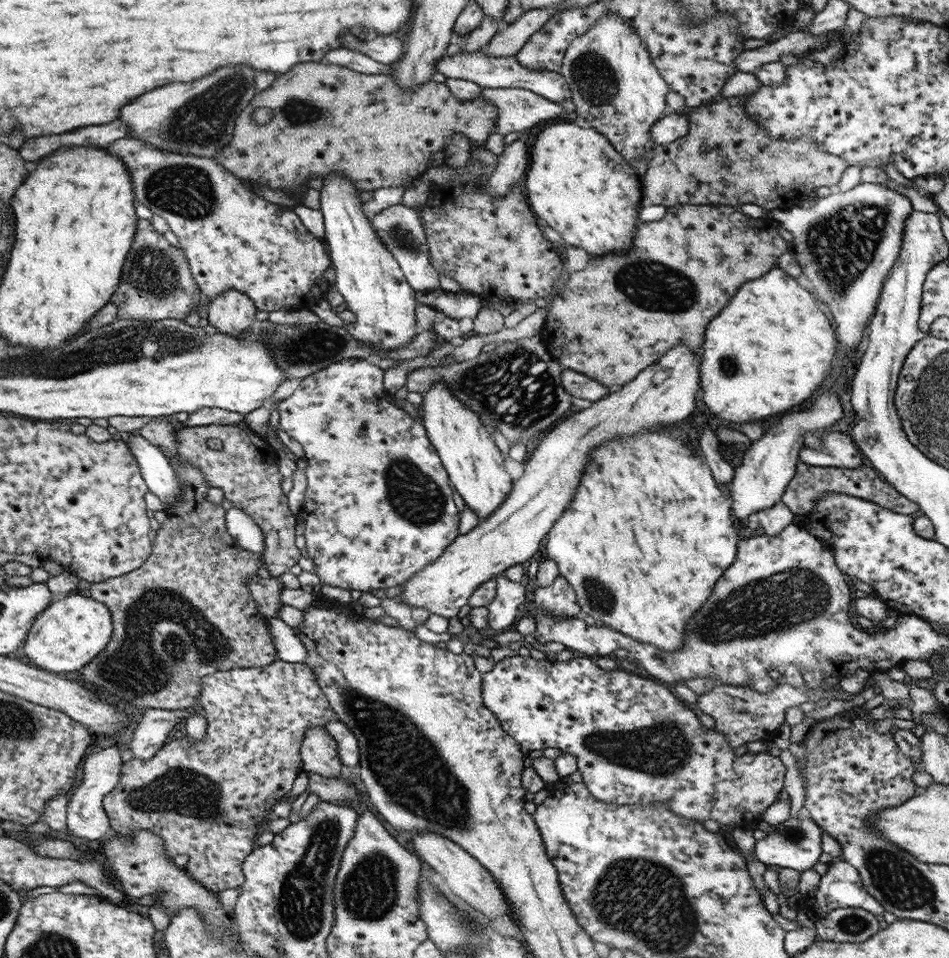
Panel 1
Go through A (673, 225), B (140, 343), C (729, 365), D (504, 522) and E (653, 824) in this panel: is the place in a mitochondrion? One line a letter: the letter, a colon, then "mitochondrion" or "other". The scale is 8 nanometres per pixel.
A: other
B: mitochondrion
C: mitochondrion
D: other
E: other

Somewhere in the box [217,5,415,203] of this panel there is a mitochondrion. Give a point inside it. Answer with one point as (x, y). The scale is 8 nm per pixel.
(297, 112)

